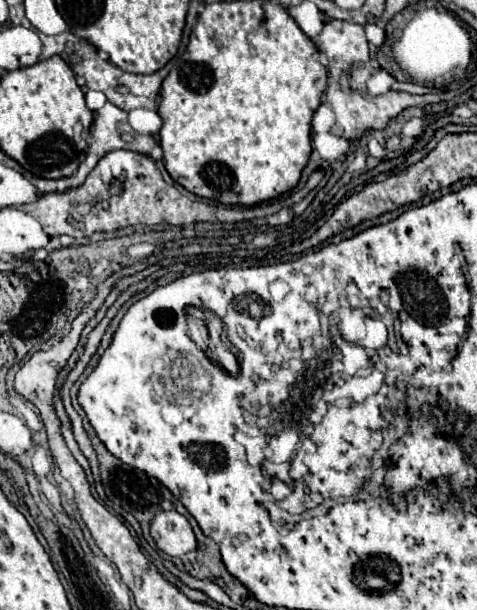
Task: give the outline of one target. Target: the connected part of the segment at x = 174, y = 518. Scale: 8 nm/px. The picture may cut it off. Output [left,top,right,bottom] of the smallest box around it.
[150,510,196,556]

